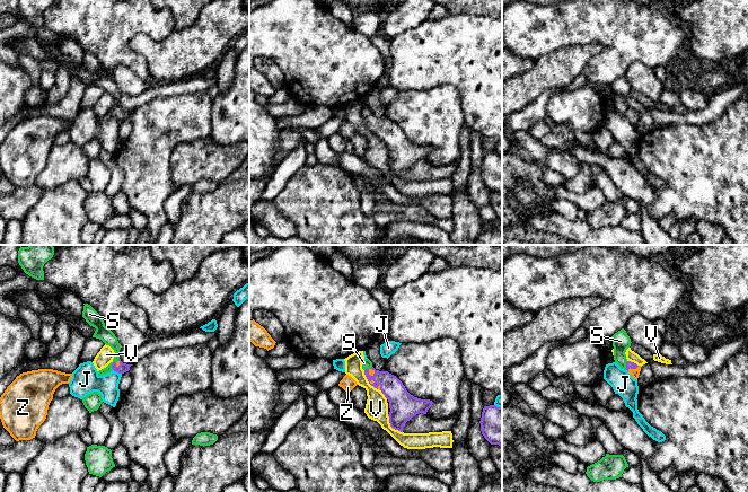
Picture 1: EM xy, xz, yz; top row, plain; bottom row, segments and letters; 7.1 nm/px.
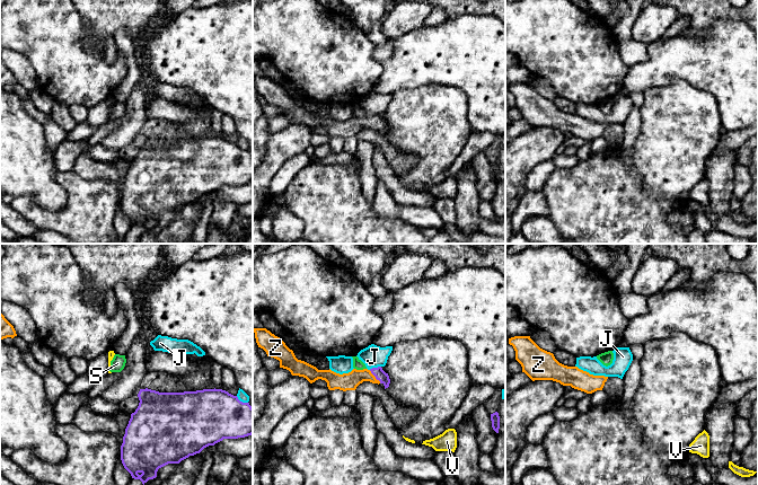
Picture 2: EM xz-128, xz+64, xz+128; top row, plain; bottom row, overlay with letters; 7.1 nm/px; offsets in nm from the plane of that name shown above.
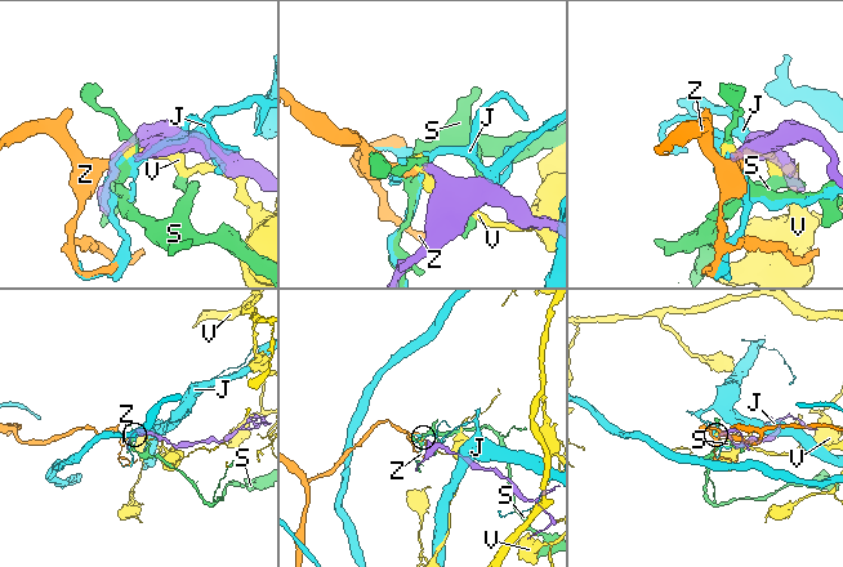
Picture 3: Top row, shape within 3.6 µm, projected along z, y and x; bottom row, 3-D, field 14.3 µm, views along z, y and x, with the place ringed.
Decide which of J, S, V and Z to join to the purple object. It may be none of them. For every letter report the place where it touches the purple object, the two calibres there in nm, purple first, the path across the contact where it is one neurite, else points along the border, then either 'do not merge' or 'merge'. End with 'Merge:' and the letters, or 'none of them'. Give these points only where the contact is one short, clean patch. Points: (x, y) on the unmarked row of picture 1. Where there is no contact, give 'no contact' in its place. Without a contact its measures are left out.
J: contact xy (117, 119); calibres 70 and 190 nm; do not merge
S: contact xy (112, 113); calibres 70 and 100 nm; do not merge
V: contact xz (390, 173); calibres 200 and 160 nm; do not merge
Z: contact yz (633, 115); calibres 50 and 60 nm; way yz (628, 112), (633, 115), (634, 120); merge
Merge: Z

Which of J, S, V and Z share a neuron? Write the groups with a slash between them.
J / S / V / Z

